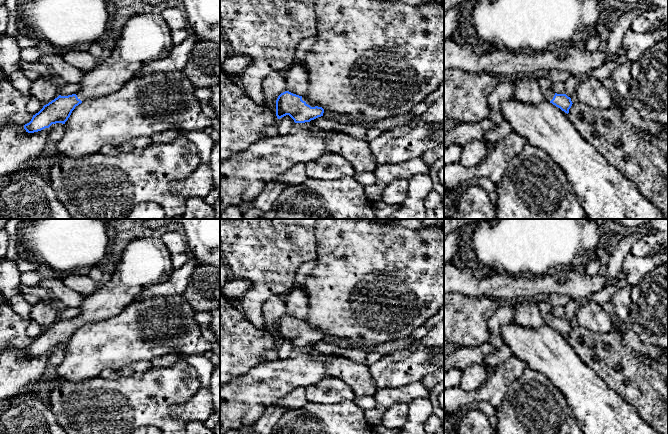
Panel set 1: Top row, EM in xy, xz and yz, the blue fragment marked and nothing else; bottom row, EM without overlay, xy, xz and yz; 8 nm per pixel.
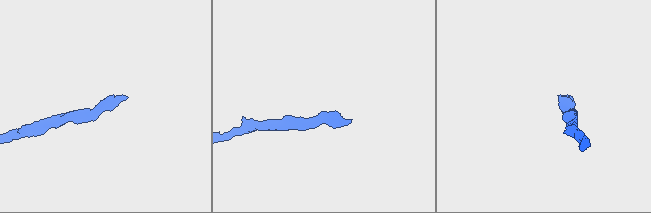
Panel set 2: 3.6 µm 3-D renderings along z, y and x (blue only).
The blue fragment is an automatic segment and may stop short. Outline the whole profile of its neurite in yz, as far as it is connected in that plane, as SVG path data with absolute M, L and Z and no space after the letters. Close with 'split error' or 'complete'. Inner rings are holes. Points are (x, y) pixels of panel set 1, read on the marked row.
M546 73L537 75L537 78L545 100L549 101L550 103L568 114L569 109L573 104L571 98L568 97L566 94L555 93L551 88L553 83L551 82L549 76Z; split error

